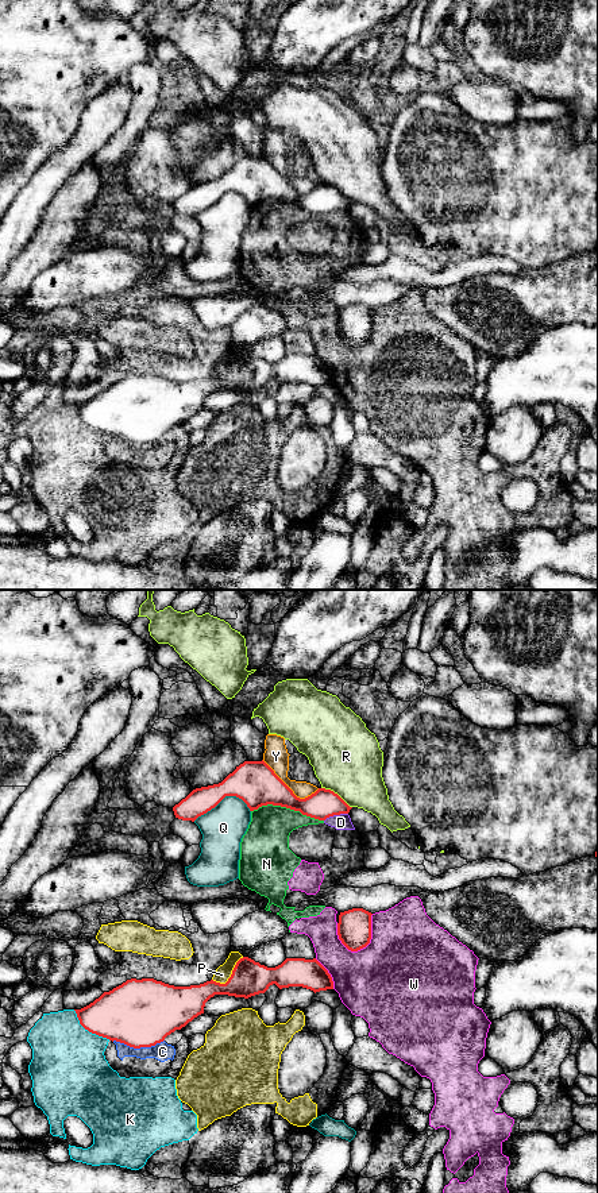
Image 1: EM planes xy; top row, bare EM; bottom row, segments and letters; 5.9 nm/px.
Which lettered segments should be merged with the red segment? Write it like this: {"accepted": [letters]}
{"accepted": []}

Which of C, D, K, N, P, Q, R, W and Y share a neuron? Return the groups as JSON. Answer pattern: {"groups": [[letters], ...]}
{"groups": [["C", "P"], ["D", "N", "W"], ["K"], ["Q"], ["R"], ["Y"]]}

